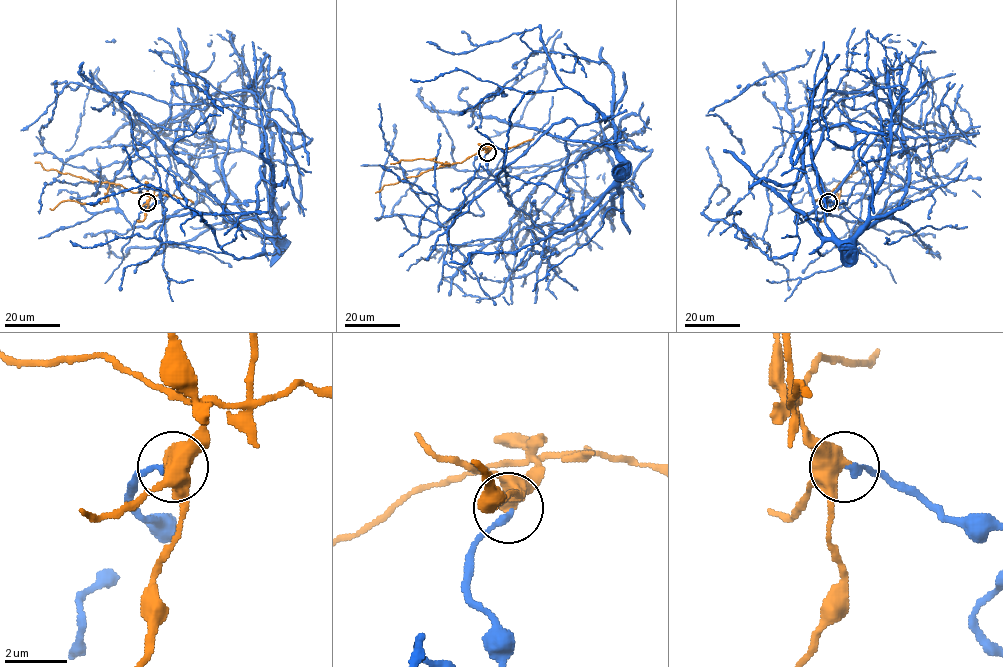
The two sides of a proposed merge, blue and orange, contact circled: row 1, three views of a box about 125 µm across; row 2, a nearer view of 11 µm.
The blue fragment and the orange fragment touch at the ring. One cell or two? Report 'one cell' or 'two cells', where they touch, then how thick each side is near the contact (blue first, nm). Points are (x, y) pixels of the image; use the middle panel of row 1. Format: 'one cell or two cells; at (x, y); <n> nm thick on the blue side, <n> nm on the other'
two cells; at (487, 152); 240 nm thick on the blue side, 440 nm on the other

